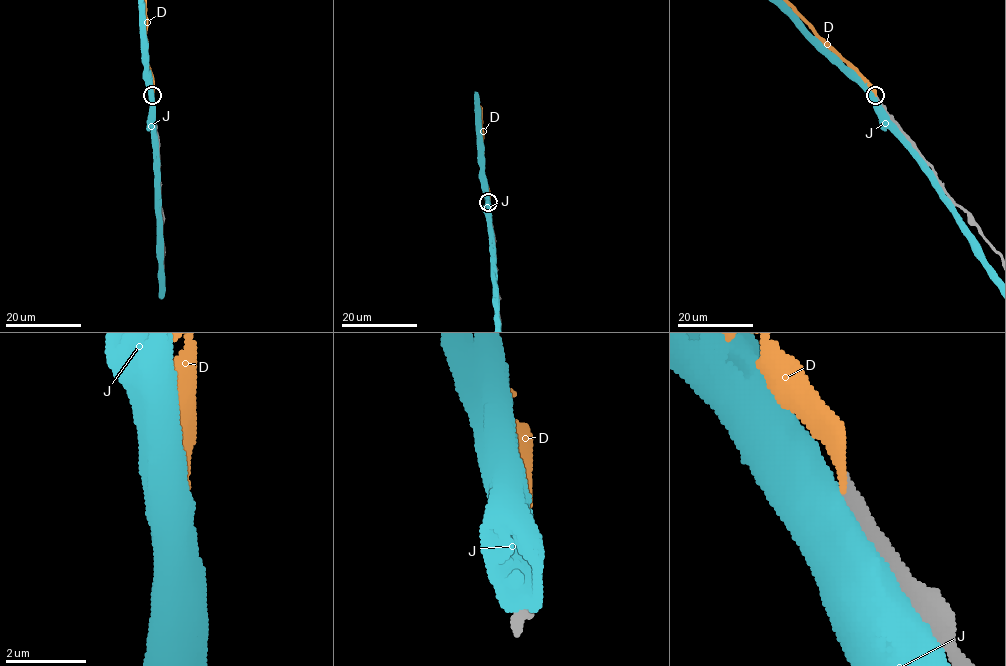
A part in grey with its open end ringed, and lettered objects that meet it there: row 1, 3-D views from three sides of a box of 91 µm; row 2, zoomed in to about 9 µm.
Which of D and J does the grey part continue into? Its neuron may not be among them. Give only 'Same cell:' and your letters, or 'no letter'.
Same cell: no letter

